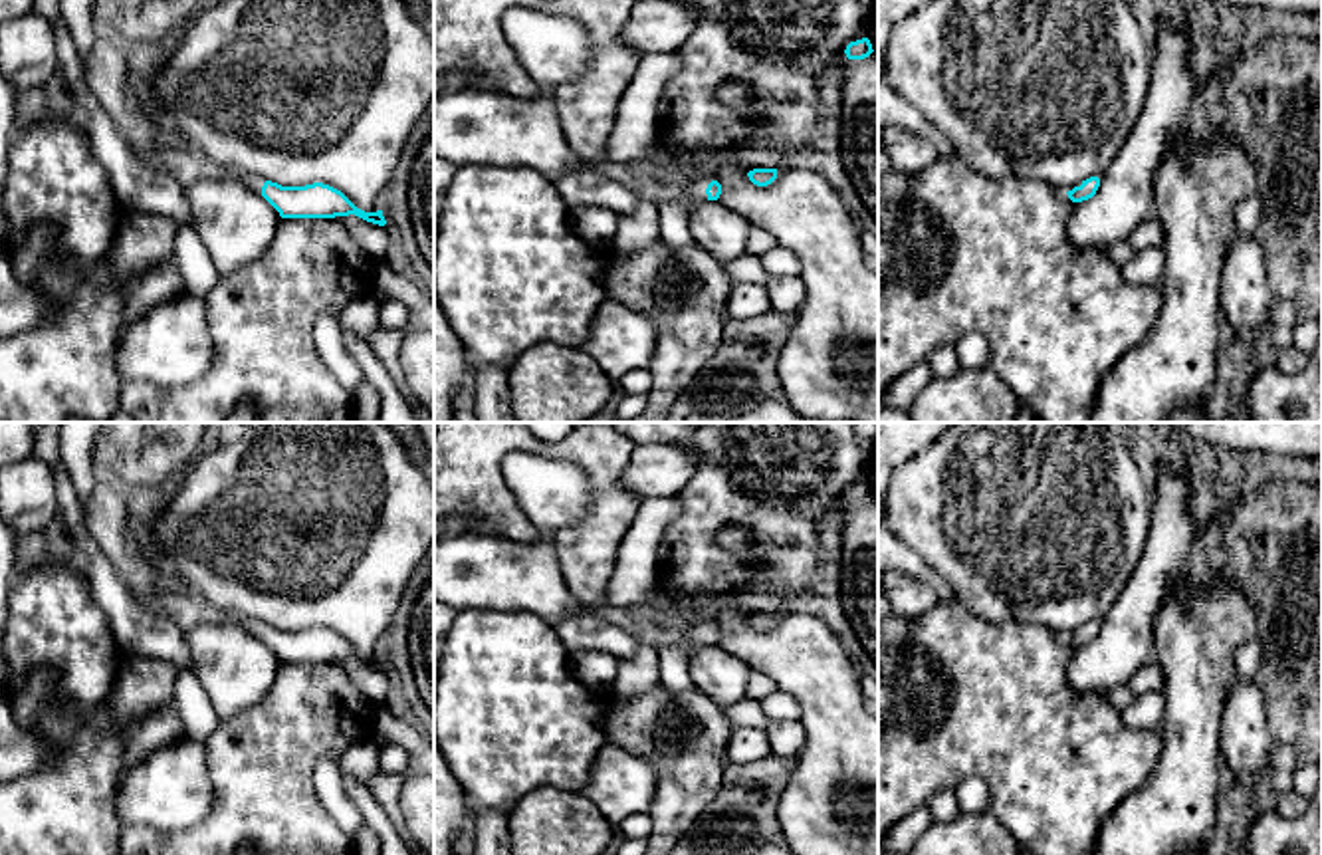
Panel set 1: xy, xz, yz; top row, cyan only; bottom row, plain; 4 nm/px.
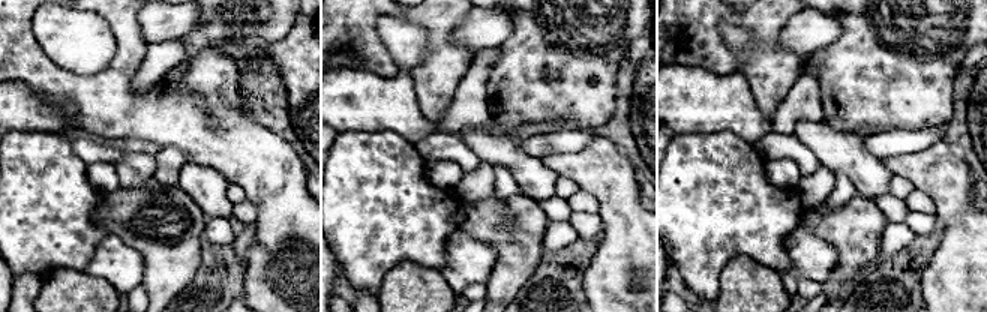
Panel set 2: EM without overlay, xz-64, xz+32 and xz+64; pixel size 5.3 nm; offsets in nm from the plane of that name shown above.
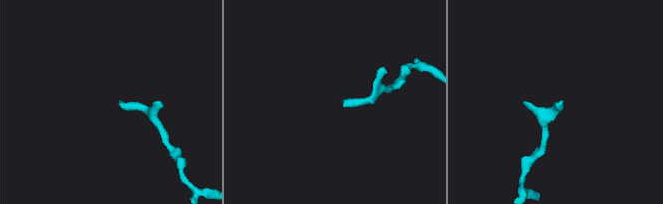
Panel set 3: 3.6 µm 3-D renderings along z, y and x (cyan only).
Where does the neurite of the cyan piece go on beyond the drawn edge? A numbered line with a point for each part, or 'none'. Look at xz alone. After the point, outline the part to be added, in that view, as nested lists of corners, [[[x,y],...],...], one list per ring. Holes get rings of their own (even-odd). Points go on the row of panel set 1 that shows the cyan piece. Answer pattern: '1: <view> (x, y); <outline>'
1: xz (674, 217); [[[712,179],[692,181],[686,186],[684,202],[670,200],[660,206],[660,238],[672,250],[696,244],[690,230],[690,204],[708,200],[706,188],[710,183]]]

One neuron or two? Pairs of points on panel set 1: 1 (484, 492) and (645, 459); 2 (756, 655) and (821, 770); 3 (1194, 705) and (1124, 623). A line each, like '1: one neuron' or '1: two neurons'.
1: two neurons
2: one neuron
3: two neurons

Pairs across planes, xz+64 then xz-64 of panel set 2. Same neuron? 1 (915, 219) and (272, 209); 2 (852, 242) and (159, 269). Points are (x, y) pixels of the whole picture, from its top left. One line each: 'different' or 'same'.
1: different
2: same

